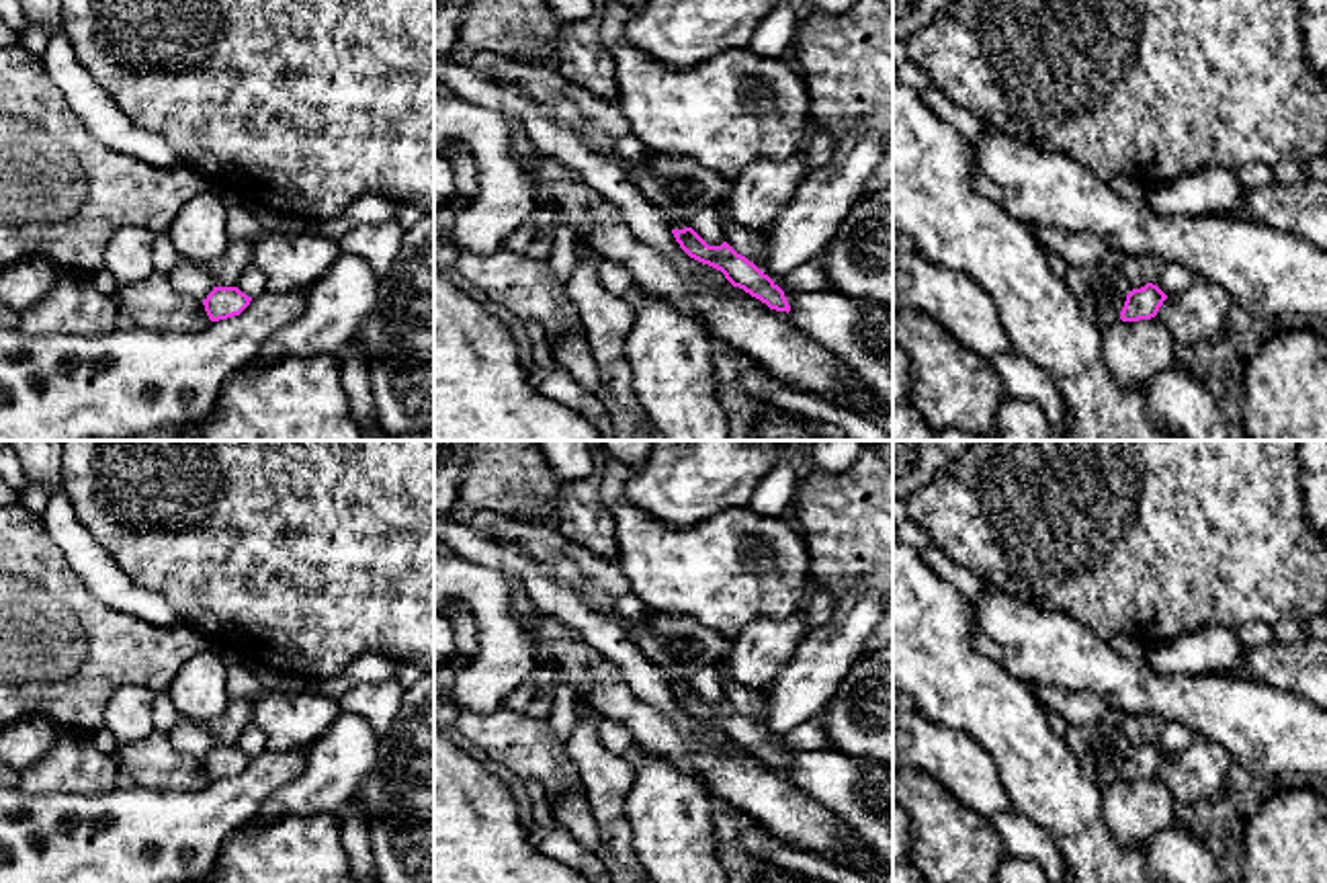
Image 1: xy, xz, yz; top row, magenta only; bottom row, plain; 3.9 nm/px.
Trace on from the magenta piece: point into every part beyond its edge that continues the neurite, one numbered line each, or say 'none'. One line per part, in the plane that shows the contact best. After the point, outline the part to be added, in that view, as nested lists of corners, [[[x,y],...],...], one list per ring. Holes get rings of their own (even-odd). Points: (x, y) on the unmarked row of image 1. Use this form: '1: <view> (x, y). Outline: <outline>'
none

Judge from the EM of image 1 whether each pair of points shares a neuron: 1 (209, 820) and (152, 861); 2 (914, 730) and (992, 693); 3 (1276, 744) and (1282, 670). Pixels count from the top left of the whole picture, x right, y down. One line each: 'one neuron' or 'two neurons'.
1: one neuron
2: two neurons
3: two neurons

